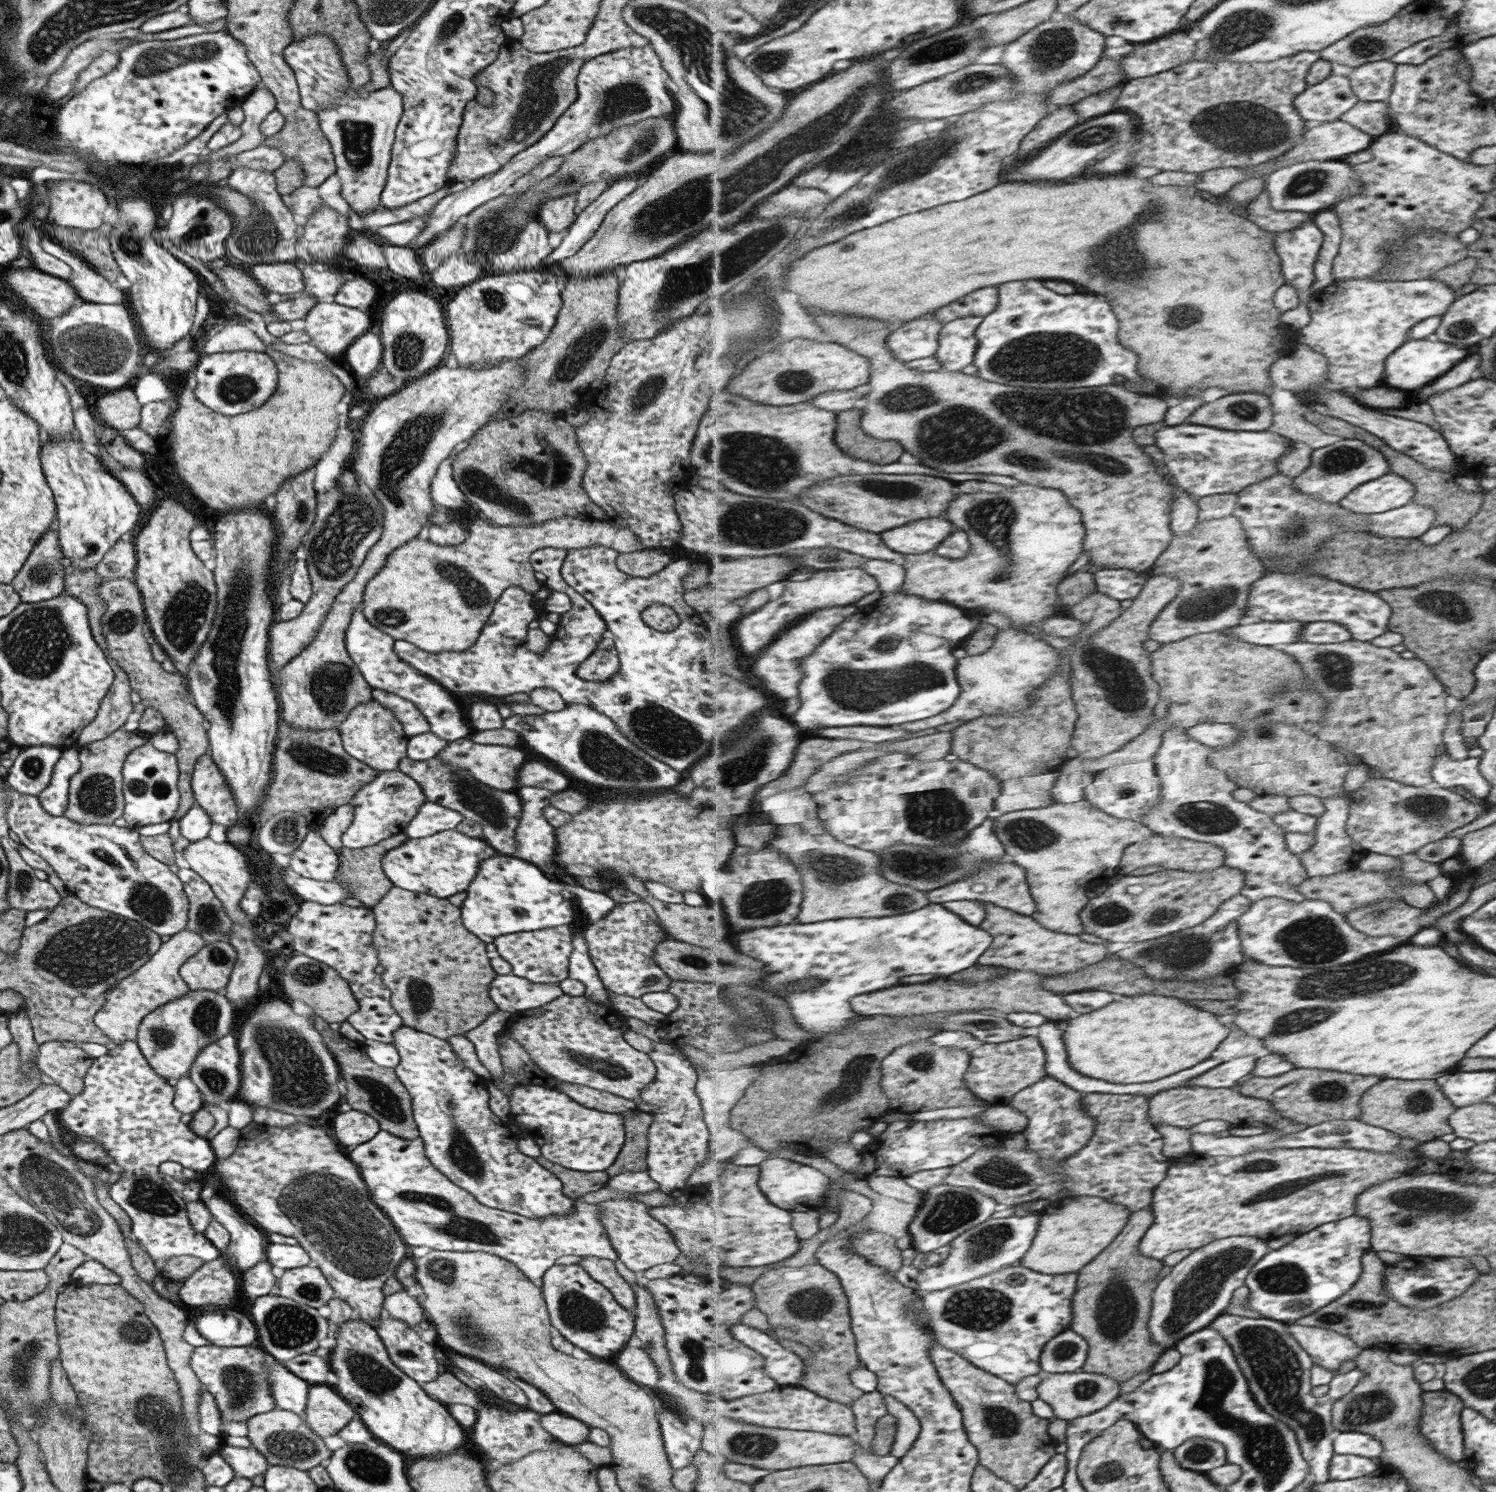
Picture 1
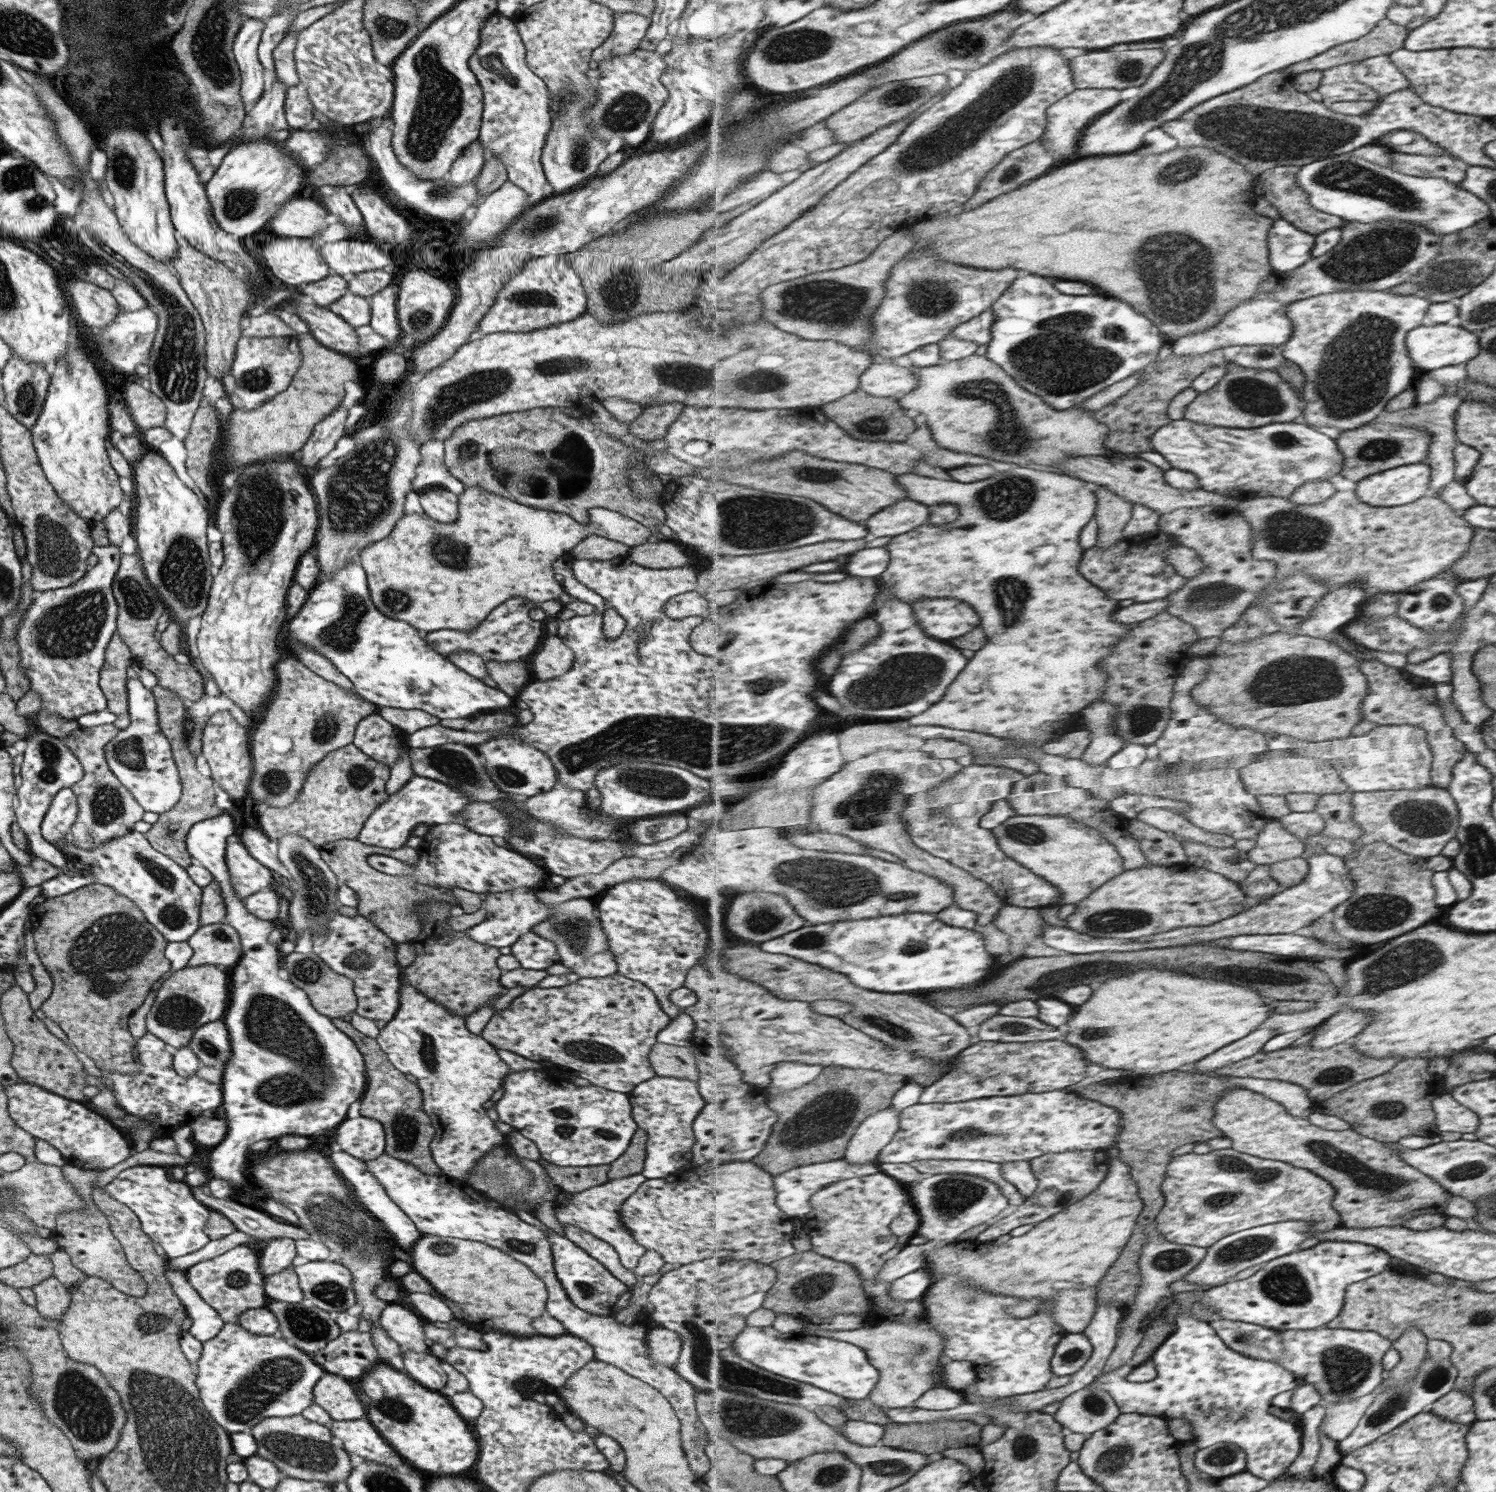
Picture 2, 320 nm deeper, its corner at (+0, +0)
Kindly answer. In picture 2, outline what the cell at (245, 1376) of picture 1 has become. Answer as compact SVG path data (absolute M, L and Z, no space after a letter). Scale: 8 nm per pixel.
M225 1323L213 1338L202 1342L196 1360L194 1383L210 1417L228 1434L245 1433L261 1419L300 1415L312 1403L312 1388L324 1370L315 1364L310 1355L283 1338L272 1335L256 1335L243 1330L237 1323Z

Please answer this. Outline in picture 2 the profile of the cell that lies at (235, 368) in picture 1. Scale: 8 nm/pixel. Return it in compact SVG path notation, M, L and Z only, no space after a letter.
M295 335L285 338L239 338L236 351L227 376L221 384L226 394L234 394L243 403L245 410L255 409L271 400L289 386L291 379L301 365L301 353Z

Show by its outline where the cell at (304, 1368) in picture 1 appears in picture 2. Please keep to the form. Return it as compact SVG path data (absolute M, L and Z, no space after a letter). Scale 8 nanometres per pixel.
M369 1332L339 1333L321 1350L309 1355L324 1372L344 1379L360 1378L380 1361Z

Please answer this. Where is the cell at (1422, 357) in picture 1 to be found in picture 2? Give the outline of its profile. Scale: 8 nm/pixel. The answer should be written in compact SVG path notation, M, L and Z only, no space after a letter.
M1447 323L1422 324L1411 331L1406 338L1407 352L1409 352L1411 360L1413 360L1413 366L1419 368L1419 370L1425 370L1425 372L1435 370L1435 368L1439 369L1441 366L1467 364L1474 359L1474 356L1478 354L1477 350L1479 350L1478 338L1475 334L1467 332L1467 330L1459 328L1459 326L1449 326Z

